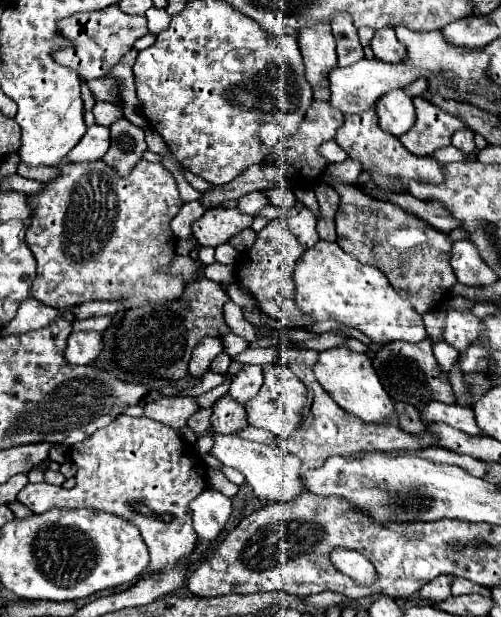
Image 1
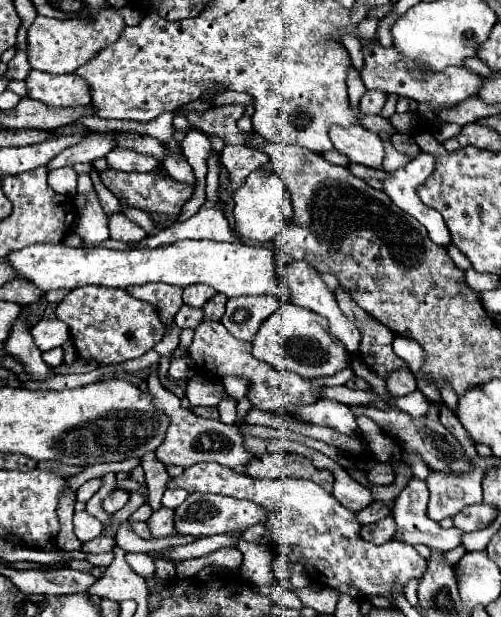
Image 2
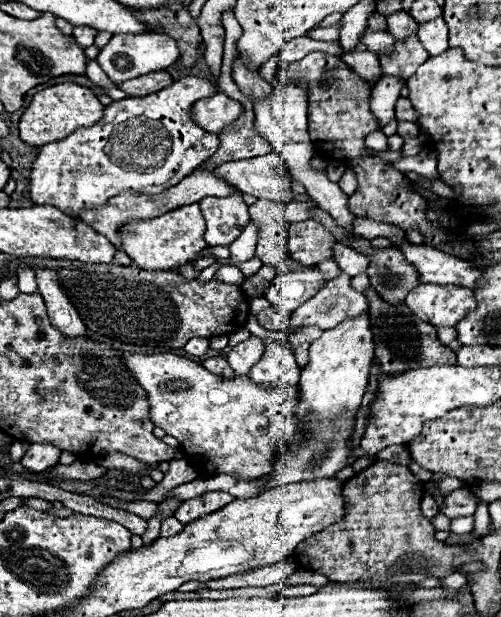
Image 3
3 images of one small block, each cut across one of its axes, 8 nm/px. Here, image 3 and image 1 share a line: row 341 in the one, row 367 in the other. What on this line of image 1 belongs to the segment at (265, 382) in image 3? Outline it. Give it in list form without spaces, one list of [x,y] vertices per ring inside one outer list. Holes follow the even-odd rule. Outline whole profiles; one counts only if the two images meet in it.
[[[284,364],[266,366],[264,368],[264,384],[260,392],[252,398],[252,404],[248,404],[248,424],[254,428],[264,428],[272,432],[274,436],[292,436],[300,424],[302,424],[302,410],[306,406],[308,388],[306,384]]]

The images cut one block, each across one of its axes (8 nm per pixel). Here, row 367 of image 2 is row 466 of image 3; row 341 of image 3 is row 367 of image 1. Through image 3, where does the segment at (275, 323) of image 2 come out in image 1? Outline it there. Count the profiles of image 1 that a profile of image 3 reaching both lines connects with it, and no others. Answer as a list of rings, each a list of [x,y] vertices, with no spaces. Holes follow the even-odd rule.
[[[344,346],[324,350],[324,352],[320,352],[320,360],[318,360],[318,366],[316,366],[316,378],[320,380],[322,388],[334,398],[334,402],[340,408],[354,414],[362,422],[386,424],[390,420],[396,420],[396,410],[394,410],[394,404],[392,404],[392,398],[382,388],[380,378],[376,376],[372,362],[368,360],[366,354],[352,352]]]

